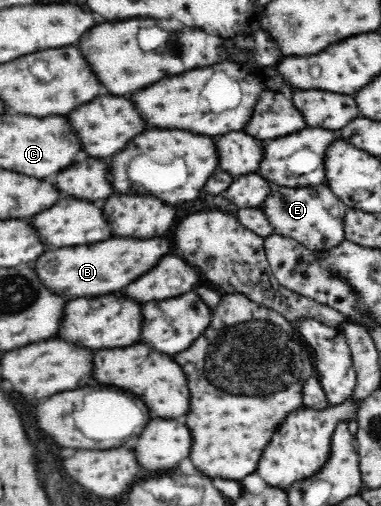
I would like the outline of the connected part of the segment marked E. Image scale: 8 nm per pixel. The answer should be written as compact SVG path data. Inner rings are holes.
M322 183L297 188L274 185L258 207L265 212L265 218L269 220L274 234L291 238L307 246L310 251L331 249L346 239L344 217L349 207ZM333 207L338 208L337 216L331 214Z

